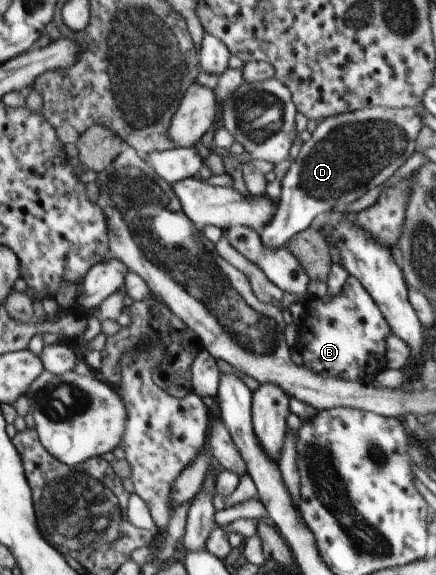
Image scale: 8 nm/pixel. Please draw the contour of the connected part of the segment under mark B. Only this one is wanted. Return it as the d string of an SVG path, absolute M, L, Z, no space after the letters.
M348 275L338 296L311 296L303 306L305 315L297 324L296 347L308 370L326 378L344 378L350 382L372 385L376 376L387 369L386 338L393 334L392 329L356 277Z

